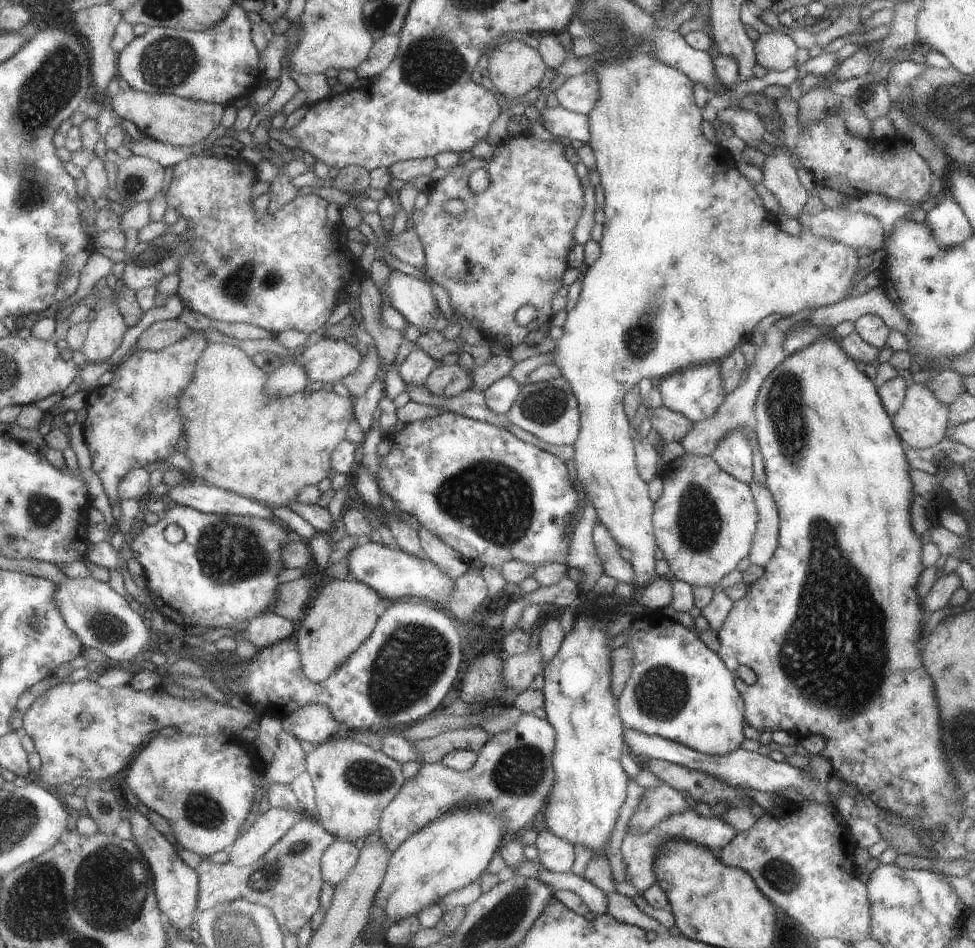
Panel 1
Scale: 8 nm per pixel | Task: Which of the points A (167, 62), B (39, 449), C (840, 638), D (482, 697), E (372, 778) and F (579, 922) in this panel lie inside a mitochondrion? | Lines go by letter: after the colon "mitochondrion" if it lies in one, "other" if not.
A: mitochondrion
B: other
C: mitochondrion
D: other
E: mitochondrion
F: other

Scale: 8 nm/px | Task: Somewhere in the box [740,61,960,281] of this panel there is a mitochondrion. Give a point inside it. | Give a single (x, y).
(865, 95)

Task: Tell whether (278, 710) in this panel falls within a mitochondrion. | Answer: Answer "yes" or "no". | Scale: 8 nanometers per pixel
no

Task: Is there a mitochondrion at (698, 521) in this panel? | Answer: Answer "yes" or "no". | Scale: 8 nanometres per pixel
yes

